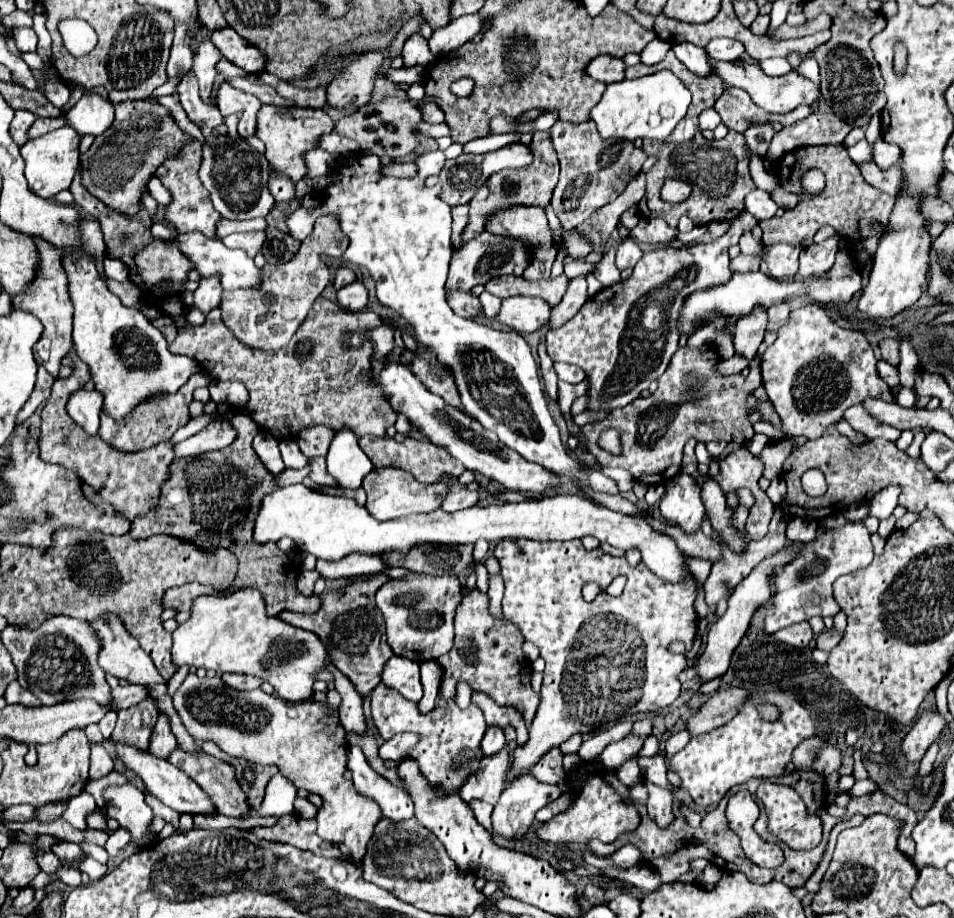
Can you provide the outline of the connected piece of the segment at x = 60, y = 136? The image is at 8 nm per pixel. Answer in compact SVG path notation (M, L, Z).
M60 127L38 139L26 141L20 147L20 153L26 163L26 179L30 191L42 199L52 199L56 193L70 189L78 171L78 157L80 157L78 145L80 145L80 135L72 127Z

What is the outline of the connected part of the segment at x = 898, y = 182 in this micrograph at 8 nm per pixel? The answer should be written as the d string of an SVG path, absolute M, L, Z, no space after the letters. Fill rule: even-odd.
M874 161L862 163L858 167L868 185L892 195L894 199L898 197L898 193L902 193L902 169L898 165L888 171L880 171L878 165L874 165Z

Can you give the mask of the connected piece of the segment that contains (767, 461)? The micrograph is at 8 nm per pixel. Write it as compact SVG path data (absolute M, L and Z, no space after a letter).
M792 439L792 441L782 441L782 443L776 443L776 445L772 445L772 447L766 447L760 455L758 455L758 459L762 461L762 465L764 465L764 477L766 479L774 479L774 477L778 477L780 475L780 471L782 471L782 463L784 463L784 459L788 457L788 453L790 453L790 449L792 449L792 443L804 443L806 439Z

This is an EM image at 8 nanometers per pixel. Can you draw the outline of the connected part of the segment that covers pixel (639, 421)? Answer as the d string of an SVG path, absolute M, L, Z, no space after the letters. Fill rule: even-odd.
M704 345L700 349L680 347L666 371L658 377L658 389L642 399L638 397L630 405L622 409L614 409L604 421L588 423L582 427L586 437L586 449L594 453L594 457L604 467L622 467L632 473L632 477L644 485L658 485L670 481L670 477L680 473L682 449L688 439L696 441L712 441L722 439L728 443L748 443L754 435L752 423L746 419L746 395L760 387L758 365L750 367L750 375L744 379L740 373L730 377L718 377L714 373L714 365L718 363L718 353L714 345ZM688 383L698 383L696 399L688 399L684 391L688 391ZM616 429L622 441L622 453L612 455L598 445L598 439L604 431Z

